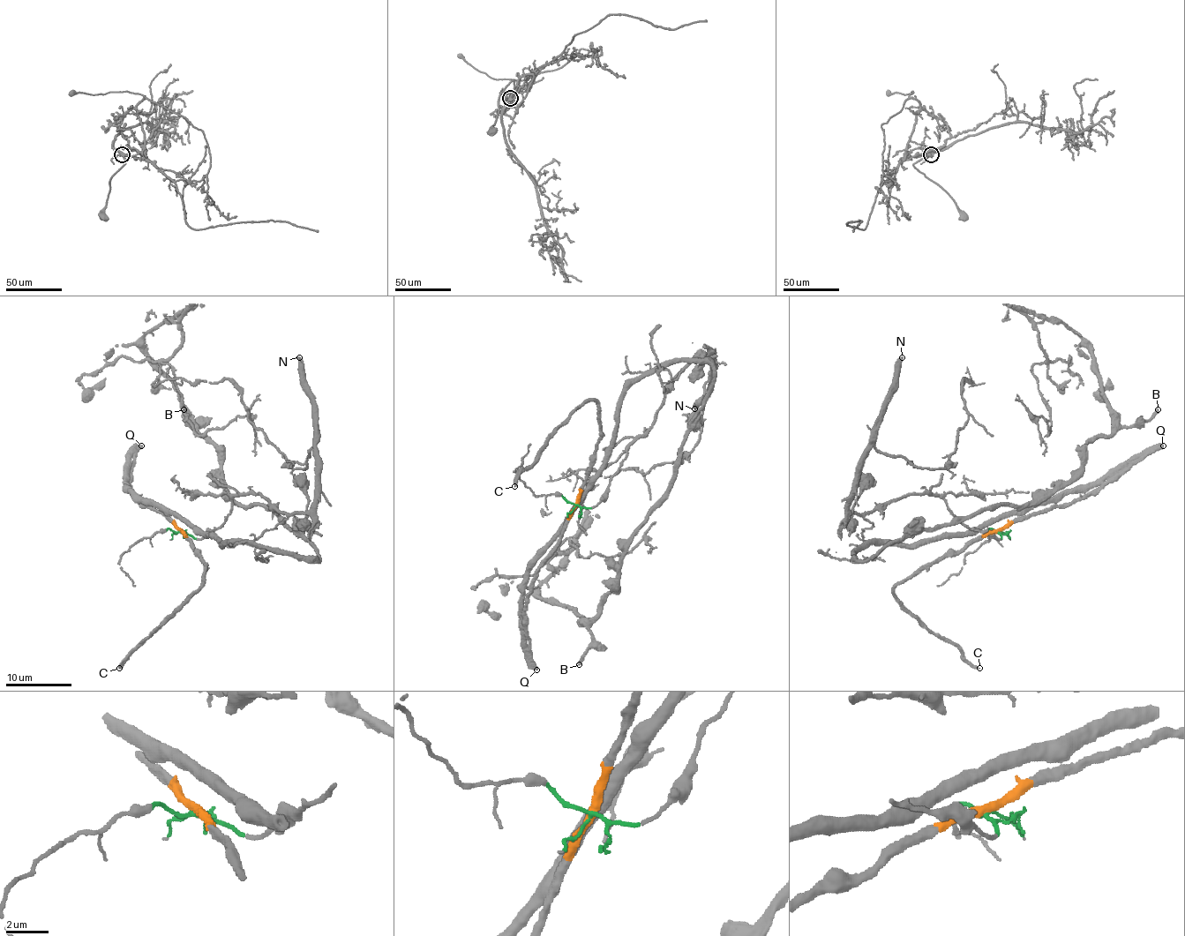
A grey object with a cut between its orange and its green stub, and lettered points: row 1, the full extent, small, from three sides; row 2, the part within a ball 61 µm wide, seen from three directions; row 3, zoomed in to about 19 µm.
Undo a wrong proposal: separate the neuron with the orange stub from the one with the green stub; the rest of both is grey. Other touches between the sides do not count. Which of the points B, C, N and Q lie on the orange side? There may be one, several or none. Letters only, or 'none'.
B, C, Q

